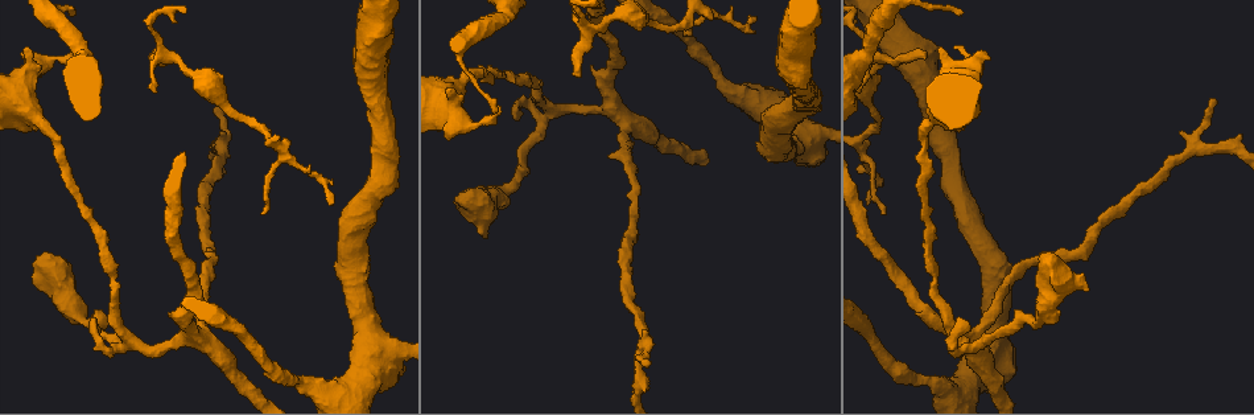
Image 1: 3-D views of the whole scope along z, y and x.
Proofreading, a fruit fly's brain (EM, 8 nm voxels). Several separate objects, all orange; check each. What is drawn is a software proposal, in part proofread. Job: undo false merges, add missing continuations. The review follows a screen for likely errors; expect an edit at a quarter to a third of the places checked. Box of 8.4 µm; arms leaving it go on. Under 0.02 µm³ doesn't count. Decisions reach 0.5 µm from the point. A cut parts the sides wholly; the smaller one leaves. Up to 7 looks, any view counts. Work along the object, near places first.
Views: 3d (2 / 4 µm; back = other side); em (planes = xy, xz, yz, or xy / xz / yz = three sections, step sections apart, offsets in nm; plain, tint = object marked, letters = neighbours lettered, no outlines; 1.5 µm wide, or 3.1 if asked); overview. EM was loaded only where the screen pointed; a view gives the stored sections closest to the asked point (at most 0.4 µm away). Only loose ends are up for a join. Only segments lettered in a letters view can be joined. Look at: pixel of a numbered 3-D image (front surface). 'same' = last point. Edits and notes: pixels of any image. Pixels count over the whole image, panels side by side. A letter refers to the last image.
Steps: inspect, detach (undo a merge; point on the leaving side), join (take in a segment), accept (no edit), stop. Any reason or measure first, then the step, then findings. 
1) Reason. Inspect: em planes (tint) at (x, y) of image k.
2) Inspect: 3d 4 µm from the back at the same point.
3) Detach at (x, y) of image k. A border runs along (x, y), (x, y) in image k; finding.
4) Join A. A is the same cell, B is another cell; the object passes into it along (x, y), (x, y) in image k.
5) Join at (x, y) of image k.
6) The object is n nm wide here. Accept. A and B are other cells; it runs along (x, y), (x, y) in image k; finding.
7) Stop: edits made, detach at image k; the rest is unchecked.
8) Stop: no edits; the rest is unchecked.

Looks like a crossing. Inspect: em xz step 8 (tint) at (549, 108) of image 1.

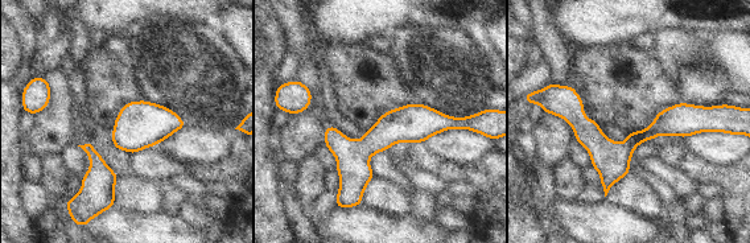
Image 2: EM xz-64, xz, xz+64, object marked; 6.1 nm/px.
What lies round it. Inspect: em xz step 8 (letters) at the same point.

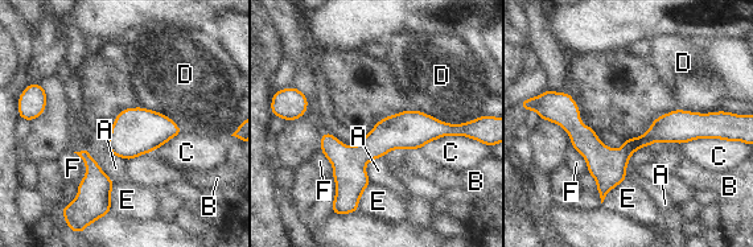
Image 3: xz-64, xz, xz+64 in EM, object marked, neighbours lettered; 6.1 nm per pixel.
Accept. A, B, C, D, E and F are other cells; it runs along (566, 97), (601, 153), (702, 131) in image 3; continuous, no second neuron.

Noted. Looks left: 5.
An open end. Inspect: 3d 2 µm at (573, 75) of image 1.

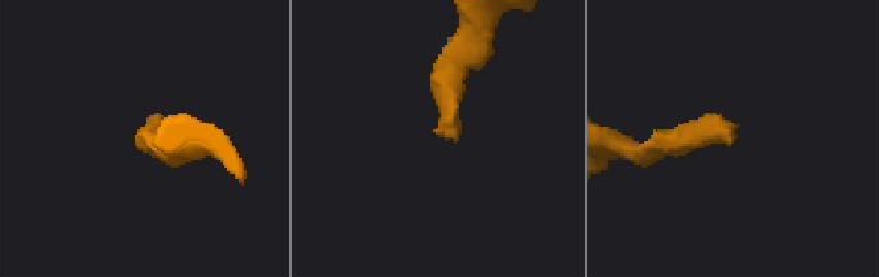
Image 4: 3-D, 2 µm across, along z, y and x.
Inspect: em planes (tint) at (734, 140) of image 4.

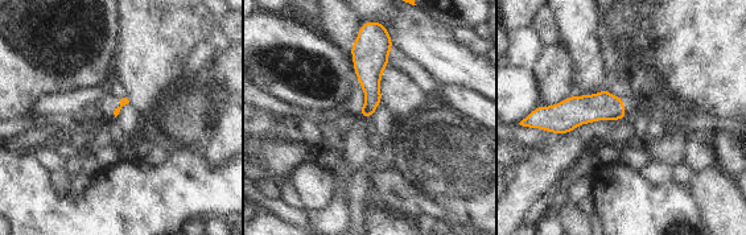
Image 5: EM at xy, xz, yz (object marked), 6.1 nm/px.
Inspect: em planes (letters) at the same point.

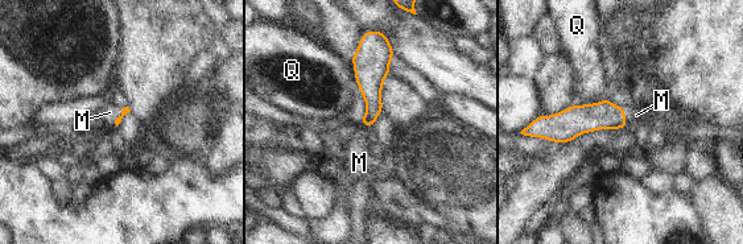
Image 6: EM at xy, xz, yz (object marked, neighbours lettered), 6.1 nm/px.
The longest contact is with Q, 150 nm. Join M. M is the same cell, Q is another cell; the object passes into it along (126, 110), (118, 118), (110, 112) in image 6; the neuron continues.

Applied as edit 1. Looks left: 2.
Stop: edits made, join at image 6; the rest is unchecked.

